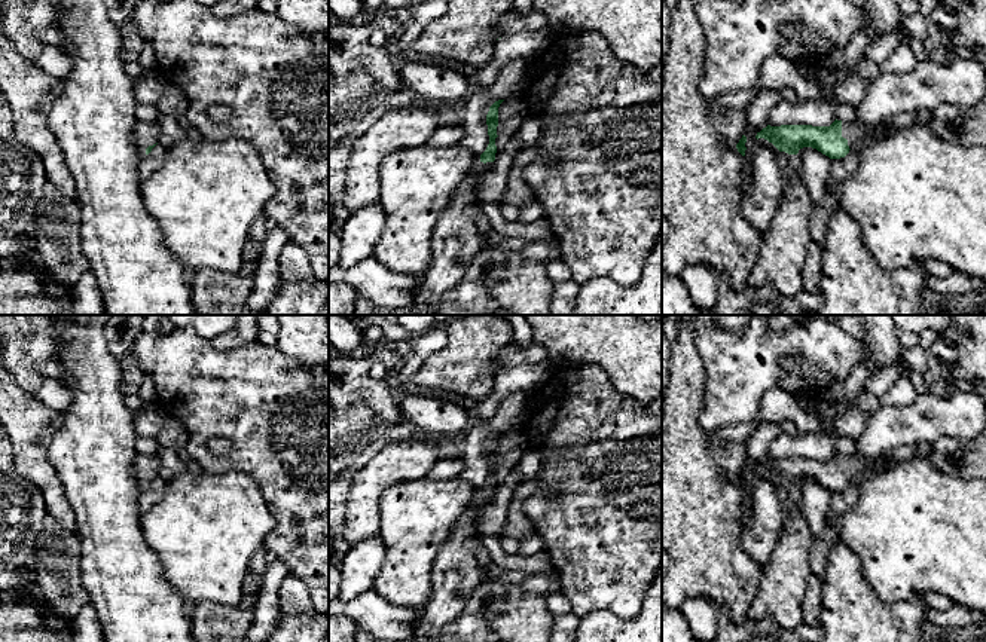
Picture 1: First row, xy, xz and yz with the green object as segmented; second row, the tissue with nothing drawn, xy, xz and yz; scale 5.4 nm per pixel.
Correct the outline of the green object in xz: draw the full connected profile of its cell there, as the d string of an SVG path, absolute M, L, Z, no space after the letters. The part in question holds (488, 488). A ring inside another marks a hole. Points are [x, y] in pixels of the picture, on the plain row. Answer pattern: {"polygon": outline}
{"polygon": "M498 432L489 440L486 447L489 477L480 489L476 489L474 499L454 523L448 541L433 563L431 596L419 609L418 629L409 642L437 642L440 630L461 614L483 581L476 559L476 545L480 541L479 519L495 493L498 440L503 434Z"}

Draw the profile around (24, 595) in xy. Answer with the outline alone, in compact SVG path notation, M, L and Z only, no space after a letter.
M37 587L21 590L4 590L0 593L1 603L40 602L43 600Z

